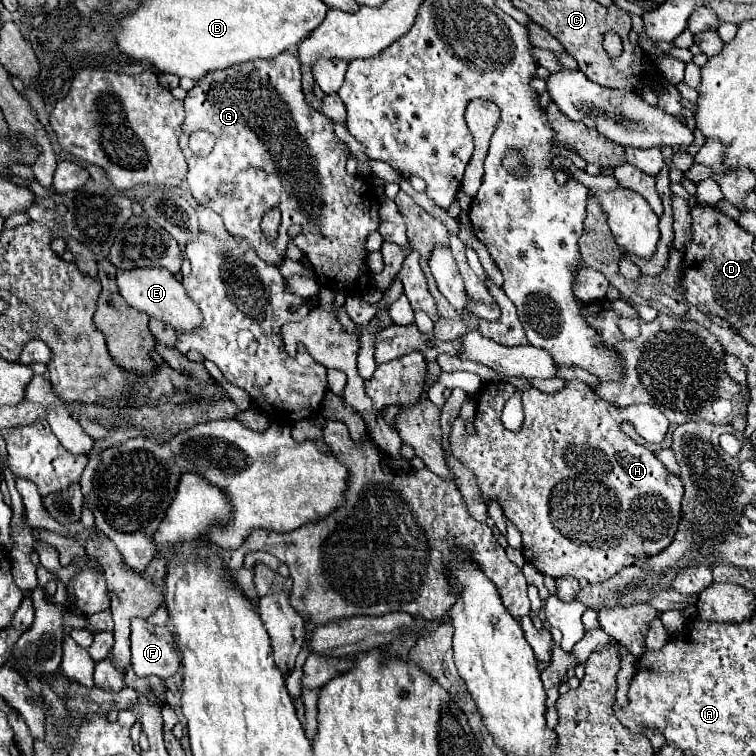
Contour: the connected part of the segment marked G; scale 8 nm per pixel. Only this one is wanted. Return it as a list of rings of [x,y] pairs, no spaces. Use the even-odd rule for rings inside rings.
[[[283,52],[271,60],[253,60],[213,74],[205,74],[183,100],[187,118],[183,122],[183,136],[179,146],[187,158],[187,184],[195,200],[215,210],[229,234],[245,238],[263,262],[279,266],[285,258],[285,230],[301,230],[293,242],[299,246],[315,268],[319,284],[343,292],[345,296],[361,296],[371,286],[371,272],[367,270],[363,254],[363,242],[371,232],[379,228],[379,198],[371,184],[363,178],[349,176],[345,170],[347,154],[343,142],[333,134],[333,122],[311,110],[301,90],[301,62],[295,54]],[[195,130],[209,130],[217,136],[213,152],[205,158],[195,156],[189,150],[189,134]],[[231,186],[229,192],[225,188]],[[277,208],[281,212],[281,224],[277,240],[269,242],[261,230],[261,218],[267,210]]]

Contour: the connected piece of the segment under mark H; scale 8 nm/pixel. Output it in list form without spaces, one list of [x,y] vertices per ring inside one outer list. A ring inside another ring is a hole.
[[[567,380],[565,386],[553,394],[529,386],[521,392],[525,412],[521,432],[509,432],[501,424],[501,410],[515,392],[517,388],[507,382],[483,384],[475,396],[475,434],[467,434],[463,418],[457,418],[451,424],[449,450],[453,458],[475,474],[485,504],[497,500],[503,514],[519,528],[523,534],[525,560],[545,576],[573,576],[595,584],[635,564],[641,556],[655,556],[665,550],[673,542],[679,526],[683,484],[663,468],[653,452],[641,444],[637,446],[637,442],[621,430],[623,410],[601,402],[601,398],[579,380]]]

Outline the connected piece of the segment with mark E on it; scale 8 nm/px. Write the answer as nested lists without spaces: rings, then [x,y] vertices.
[[[133,268],[133,270],[117,270],[117,286],[119,294],[127,300],[129,306],[161,318],[163,322],[171,324],[175,330],[193,330],[201,324],[199,308],[189,300],[181,282],[163,268]]]

